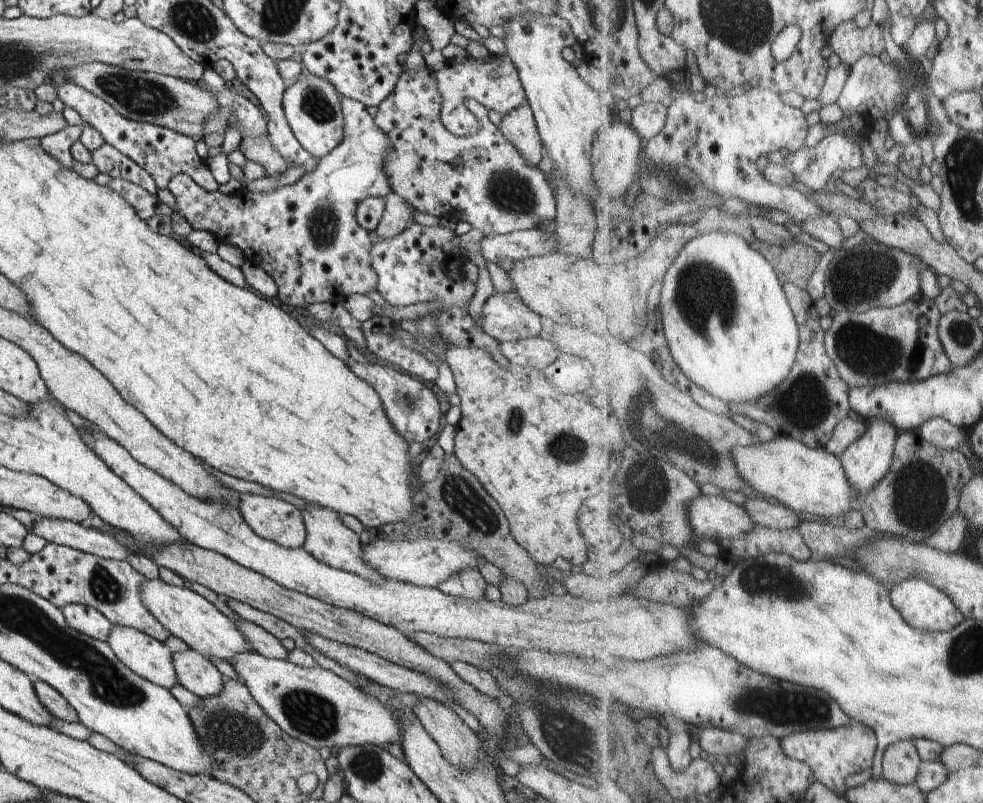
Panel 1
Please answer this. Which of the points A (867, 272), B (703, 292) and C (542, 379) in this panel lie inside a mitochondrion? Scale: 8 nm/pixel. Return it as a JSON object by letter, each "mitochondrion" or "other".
{"A":"mitochondrion","B":"mitochondrion","C":"other"}

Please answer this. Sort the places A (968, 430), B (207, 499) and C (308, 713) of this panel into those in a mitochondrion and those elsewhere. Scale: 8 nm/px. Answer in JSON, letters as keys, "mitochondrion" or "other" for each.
{"A":"other","B":"other","C":"mitochondrion"}

